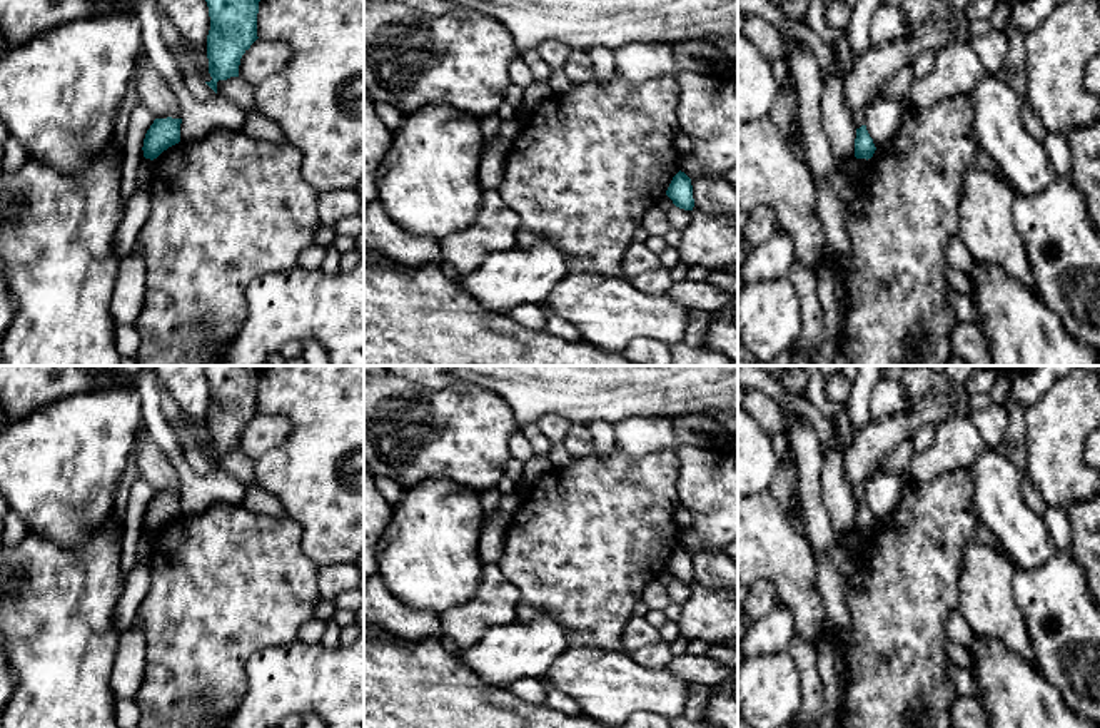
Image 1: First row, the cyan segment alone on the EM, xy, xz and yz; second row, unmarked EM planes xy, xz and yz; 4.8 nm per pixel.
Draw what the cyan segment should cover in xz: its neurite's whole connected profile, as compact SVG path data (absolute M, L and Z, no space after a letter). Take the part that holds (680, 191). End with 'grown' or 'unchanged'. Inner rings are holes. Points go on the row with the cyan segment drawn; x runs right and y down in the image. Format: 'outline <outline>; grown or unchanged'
outline M681 170L673 177L666 195L679 209L693 210L694 207L691 179Z; unchanged

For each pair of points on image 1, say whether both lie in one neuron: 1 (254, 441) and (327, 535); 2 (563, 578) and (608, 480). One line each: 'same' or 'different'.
1: different
2: same

